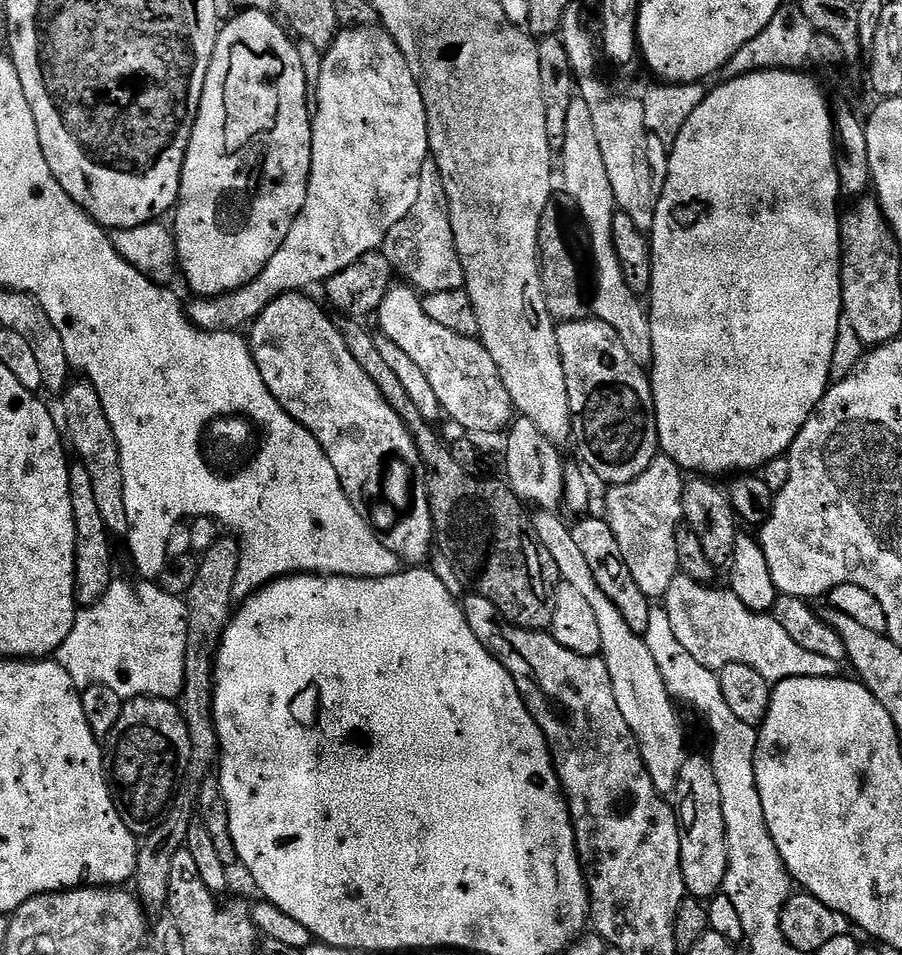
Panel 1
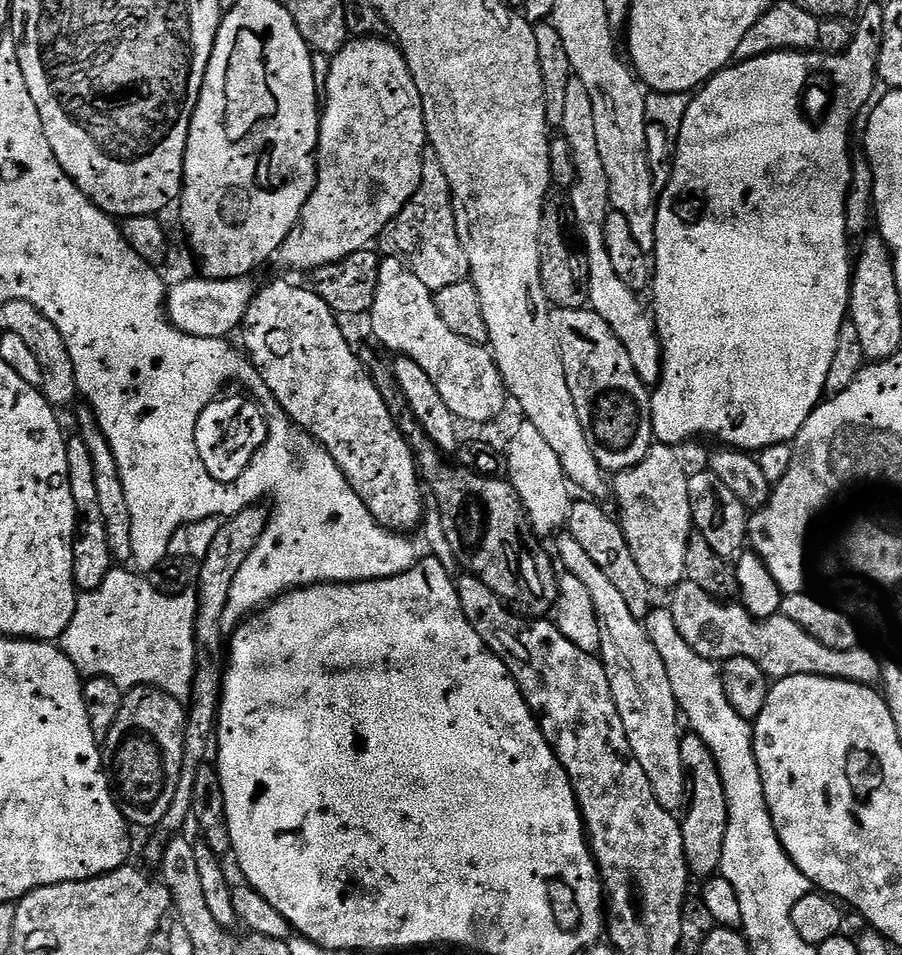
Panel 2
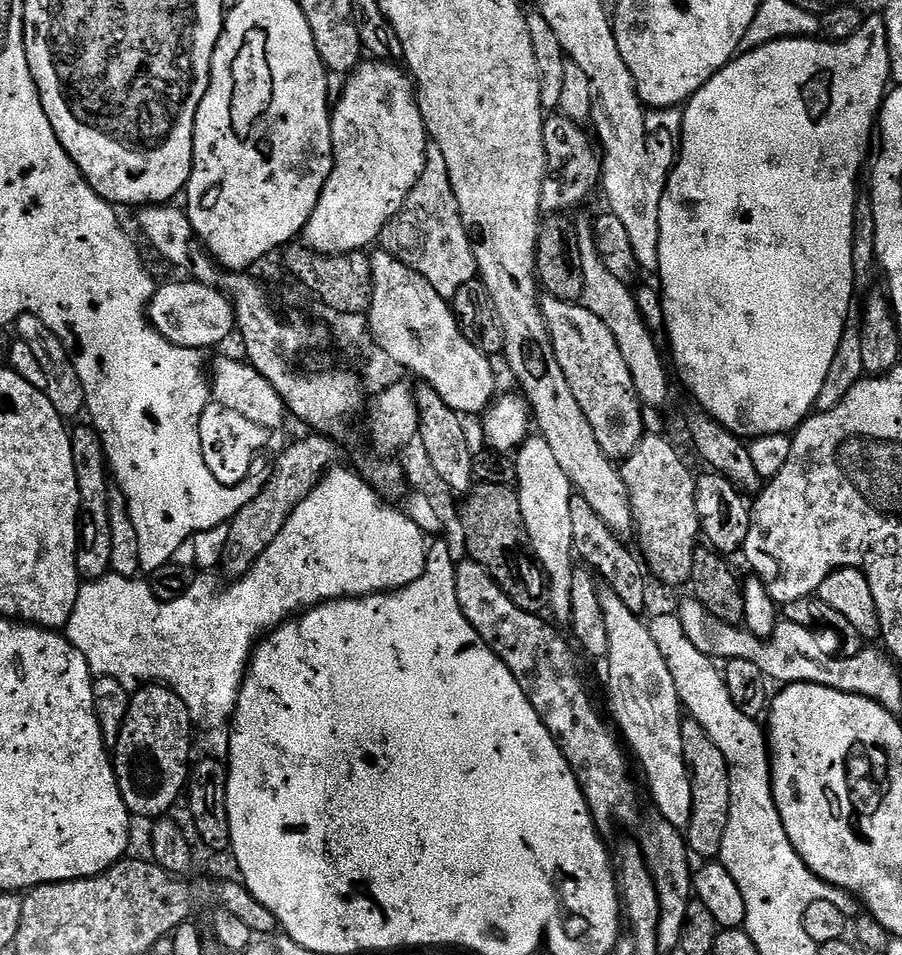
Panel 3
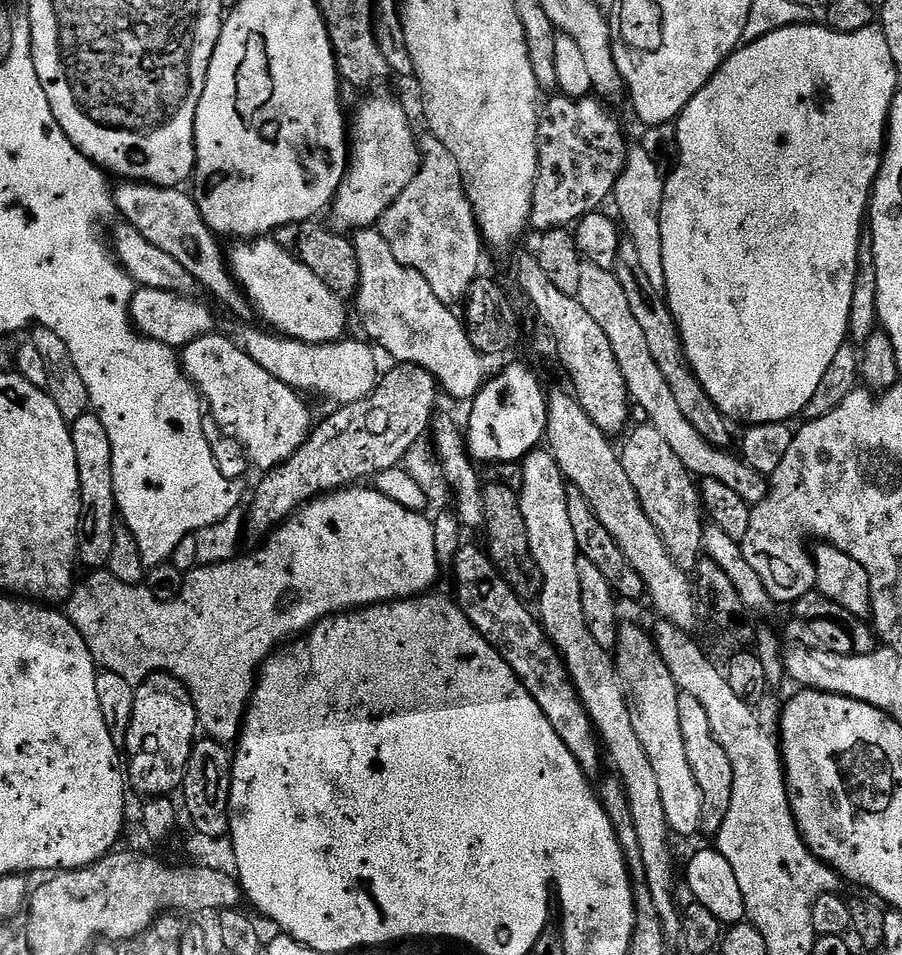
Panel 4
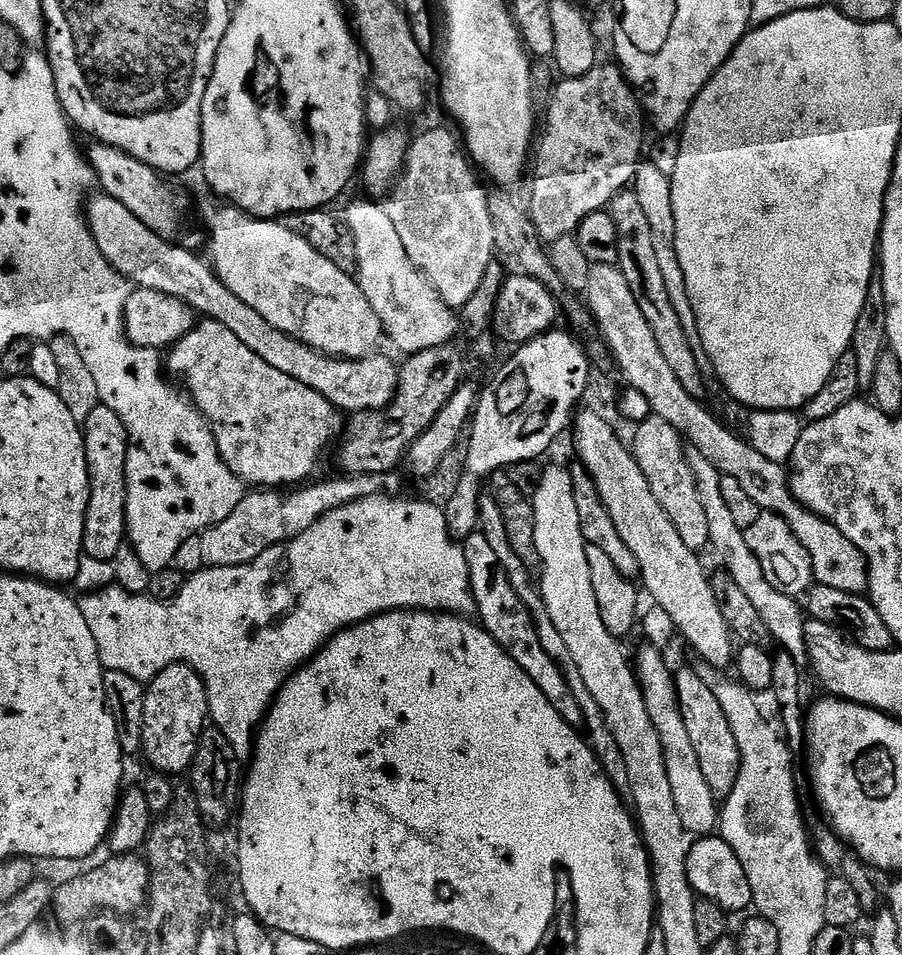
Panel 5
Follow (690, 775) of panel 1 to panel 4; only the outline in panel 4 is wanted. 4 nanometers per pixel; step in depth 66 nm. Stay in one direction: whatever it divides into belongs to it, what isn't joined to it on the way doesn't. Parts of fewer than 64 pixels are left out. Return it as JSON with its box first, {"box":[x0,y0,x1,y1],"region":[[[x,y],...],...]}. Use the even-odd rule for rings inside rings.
{"box":[678,695,734,838],"region":[[[681,695],[678,702],[678,722],[685,743],[686,758],[689,759],[694,779],[698,783],[698,790],[702,793],[702,822],[700,832],[714,838],[726,820],[727,811],[730,810],[730,801],[733,798],[734,772],[733,764],[726,755],[726,750],[714,738],[710,730],[710,720],[706,710],[702,708],[699,700],[688,695]]]}

